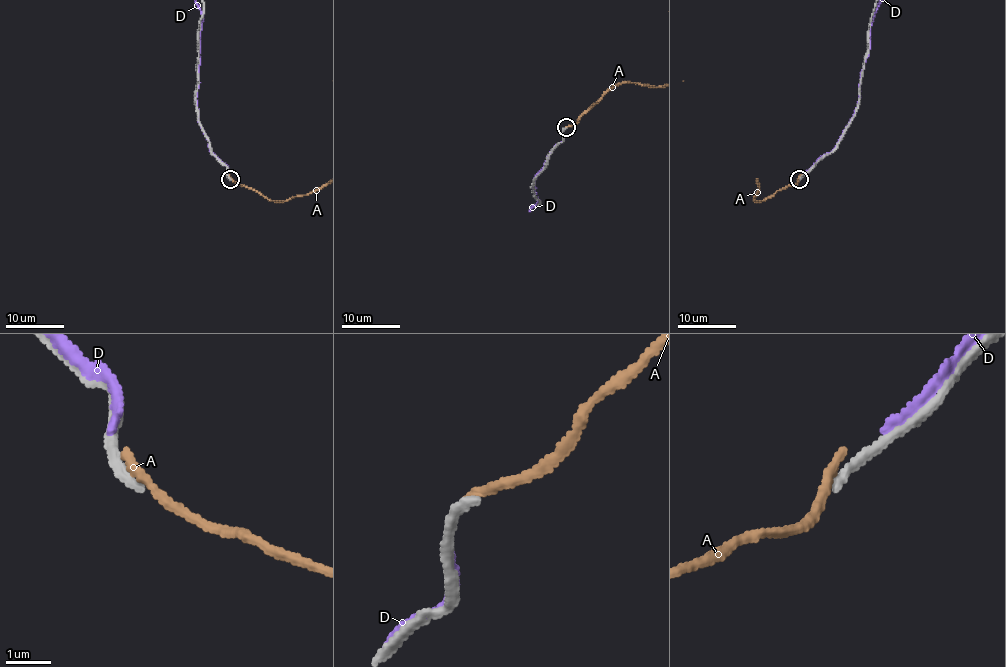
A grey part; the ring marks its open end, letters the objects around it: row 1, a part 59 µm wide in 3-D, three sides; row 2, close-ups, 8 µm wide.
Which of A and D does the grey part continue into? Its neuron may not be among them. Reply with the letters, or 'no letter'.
no letter

